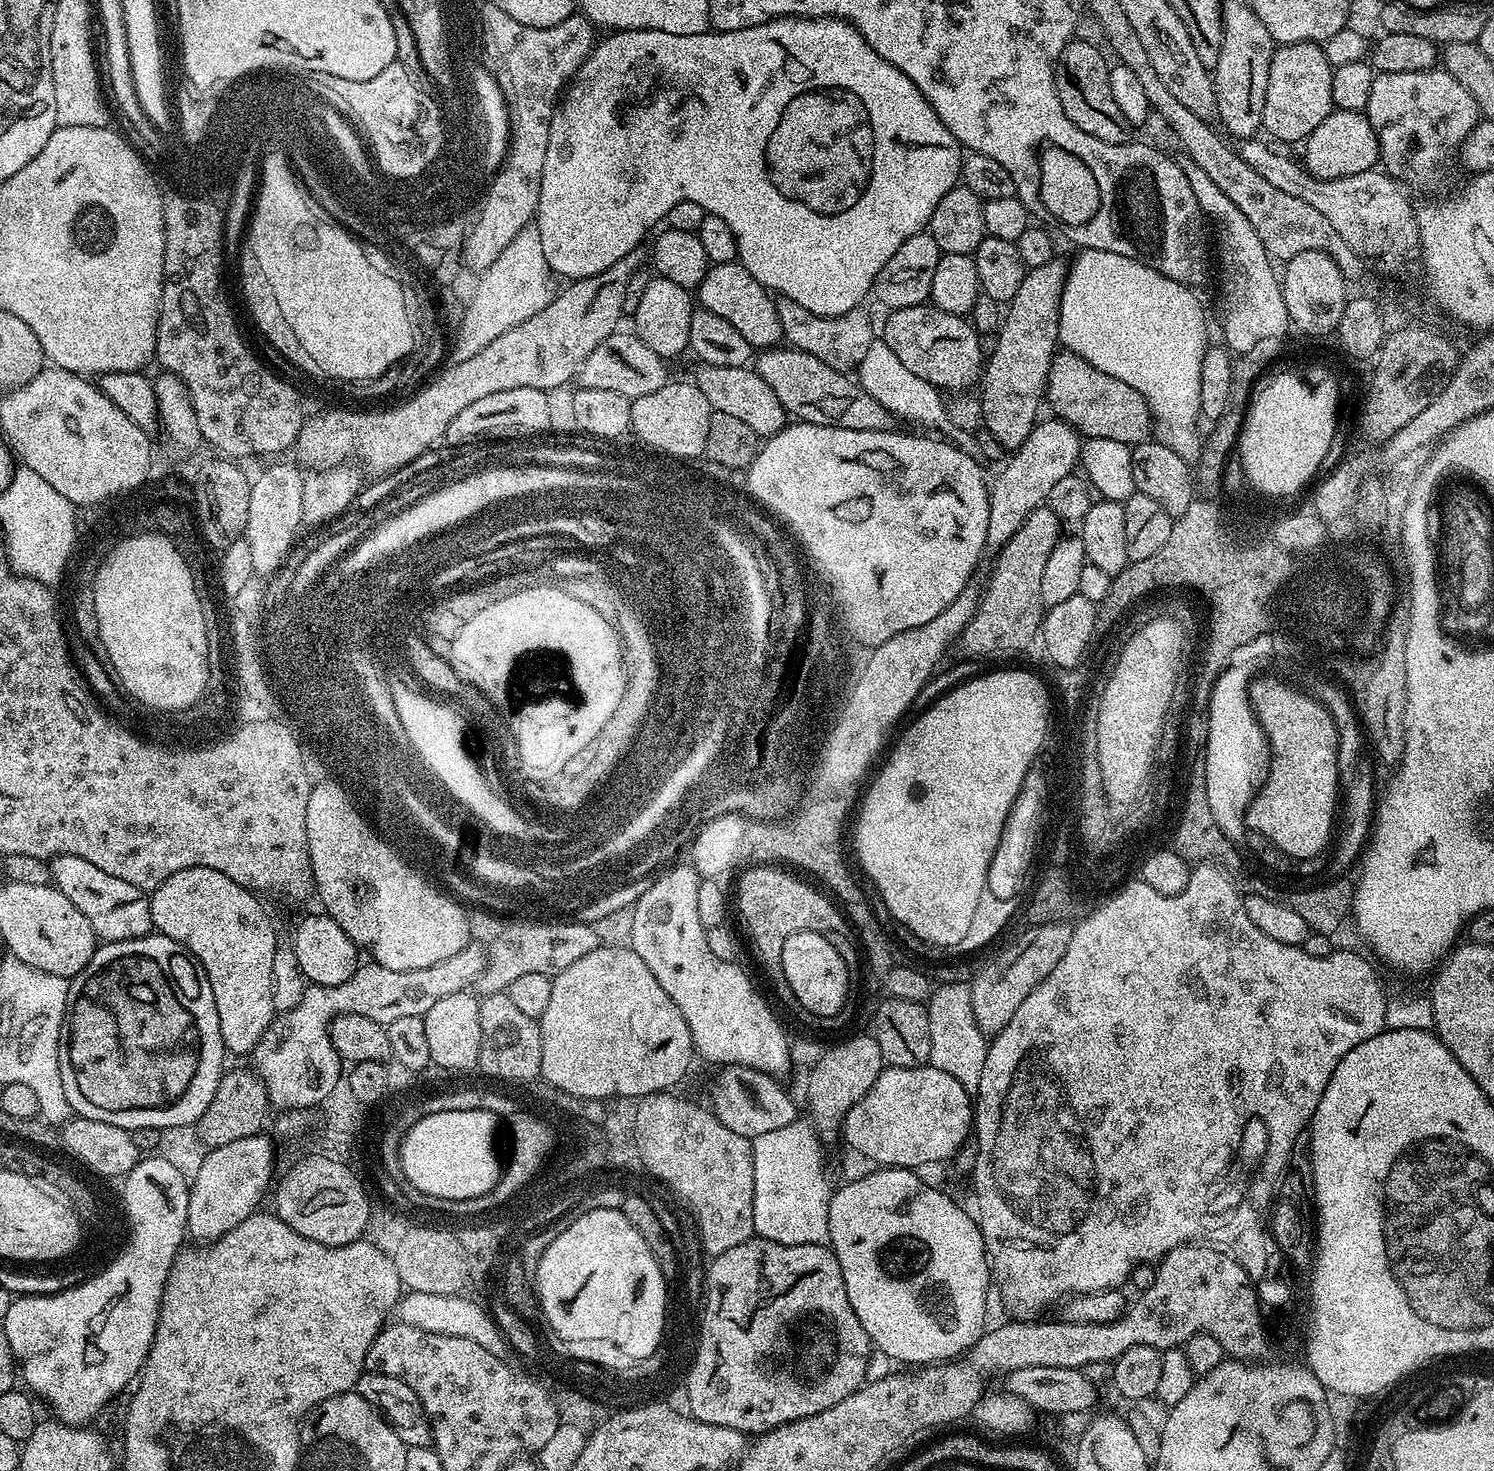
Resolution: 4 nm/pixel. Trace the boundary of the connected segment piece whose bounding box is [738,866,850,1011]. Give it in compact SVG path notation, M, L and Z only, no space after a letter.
M766 866L748 868L738 880L738 908L748 934L767 970L777 980L777 996L795 1011L801 1009L800 1003L794 998L790 984L782 980L782 949L786 940L798 932L842 934L850 928L850 922L841 907L829 895L826 896L806 882Z

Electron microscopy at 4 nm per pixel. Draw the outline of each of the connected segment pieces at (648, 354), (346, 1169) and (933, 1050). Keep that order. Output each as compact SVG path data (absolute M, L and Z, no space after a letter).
M617 330L606 338L606 342L590 353L583 368L578 373L579 387L590 390L614 390L618 394L637 400L642 394L654 394L654 390L662 390L662 386L670 383L665 357L654 354L642 338L638 338L635 331Z
M321 1154L308 1156L300 1160L275 1185L276 1208L275 1215L279 1216L286 1226L298 1230L302 1238L310 1238L314 1242L322 1242L326 1246L346 1246L350 1242L361 1239L367 1233L369 1221L374 1213L374 1207L368 1201L368 1192L364 1184L351 1172L352 1168L342 1162L334 1162L324 1158Z
M967 983L940 984L933 987L932 995L926 1001L926 1011L930 1018L928 1064L938 1070L946 1070L950 1078L958 1078L958 1082L969 1094L975 1094L978 1082L982 1082L982 1065L986 1063L989 1041L974 1018L971 994L971 987Z

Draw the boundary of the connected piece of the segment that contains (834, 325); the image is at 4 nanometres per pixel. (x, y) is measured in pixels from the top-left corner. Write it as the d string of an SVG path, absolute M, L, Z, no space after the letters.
M776 296L778 322L782 322L784 340L799 352L814 354L826 366L834 366L834 370L851 373L859 369L862 358L866 358L866 350L870 350L873 340L877 339L878 332L872 329L872 320L864 313L863 307L850 310L841 316L819 316L810 314L810 310L798 306L785 296Z

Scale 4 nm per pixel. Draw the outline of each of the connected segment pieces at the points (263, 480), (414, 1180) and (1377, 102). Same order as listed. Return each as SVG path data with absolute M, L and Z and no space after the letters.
M272 464L252 480L250 518L246 518L243 539L250 546L254 570L273 575L288 556L296 531L302 528L302 486L304 476L292 464Z
M446 1110L438 1114L430 1114L426 1118L422 1118L404 1135L404 1140L400 1146L400 1162L401 1170L404 1172L404 1180L412 1183L411 1187L415 1191L420 1192L424 1197L433 1196L441 1200L469 1200L470 1198L478 1198L482 1194L486 1194L498 1182L502 1171L502 1156L496 1153L496 1123L498 1117L494 1112L486 1110Z
M1382 72L1374 78L1374 86L1370 86L1366 115L1378 138L1383 171L1405 185L1428 184L1436 176L1435 164L1447 152L1455 153L1468 137L1477 122L1478 109L1466 86L1449 72Z

